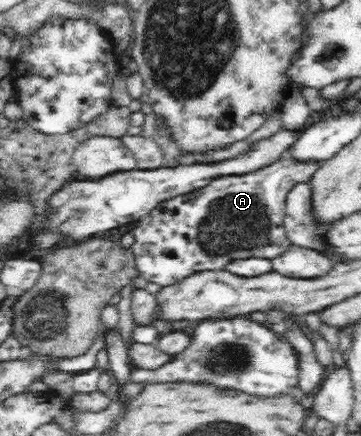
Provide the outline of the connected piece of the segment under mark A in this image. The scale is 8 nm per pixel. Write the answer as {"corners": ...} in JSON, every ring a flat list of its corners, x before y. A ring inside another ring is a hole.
{"corners":[[282,156,275,163,269,164,268,166,265,166,257,171,241,175,222,175,213,178,201,189,194,189,189,193,179,194,177,197,172,197,167,201,159,202,153,209,150,209,145,215,142,215,137,220,137,226,131,232,134,238,132,248,133,253,135,254,135,263,137,264,137,269,141,272,141,276,148,282,151,281,151,283,158,283,161,285,161,287,167,287,175,283,179,283,179,281,183,281,185,277,189,277,190,275,200,271,223,270,224,265,231,260,250,257,273,259,273,257,277,257,277,255,285,253,287,249,293,246,293,243,291,243,291,240,289,240,286,235,286,229,283,225,287,192,292,188,292,185,295,185,295,182,309,182,311,176,315,173,315,170,318,167,319,163,299,163,294,159,289,159,286,156]]}

